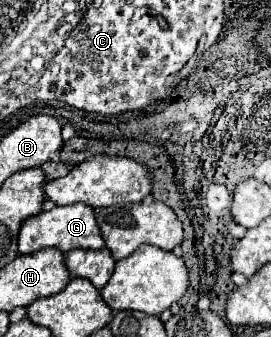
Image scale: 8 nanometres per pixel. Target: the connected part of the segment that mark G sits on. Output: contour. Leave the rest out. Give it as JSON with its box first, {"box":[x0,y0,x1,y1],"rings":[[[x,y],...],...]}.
{"box":[17,204,105,254],"rings":[[[71,204],[71,206],[57,206],[49,212],[41,212],[37,216],[27,218],[21,224],[19,238],[17,238],[17,250],[19,254],[31,254],[41,248],[57,248],[61,252],[85,248],[85,250],[101,250],[105,242],[101,240],[99,228],[97,228],[97,216],[93,208],[87,208],[87,204]]]}

